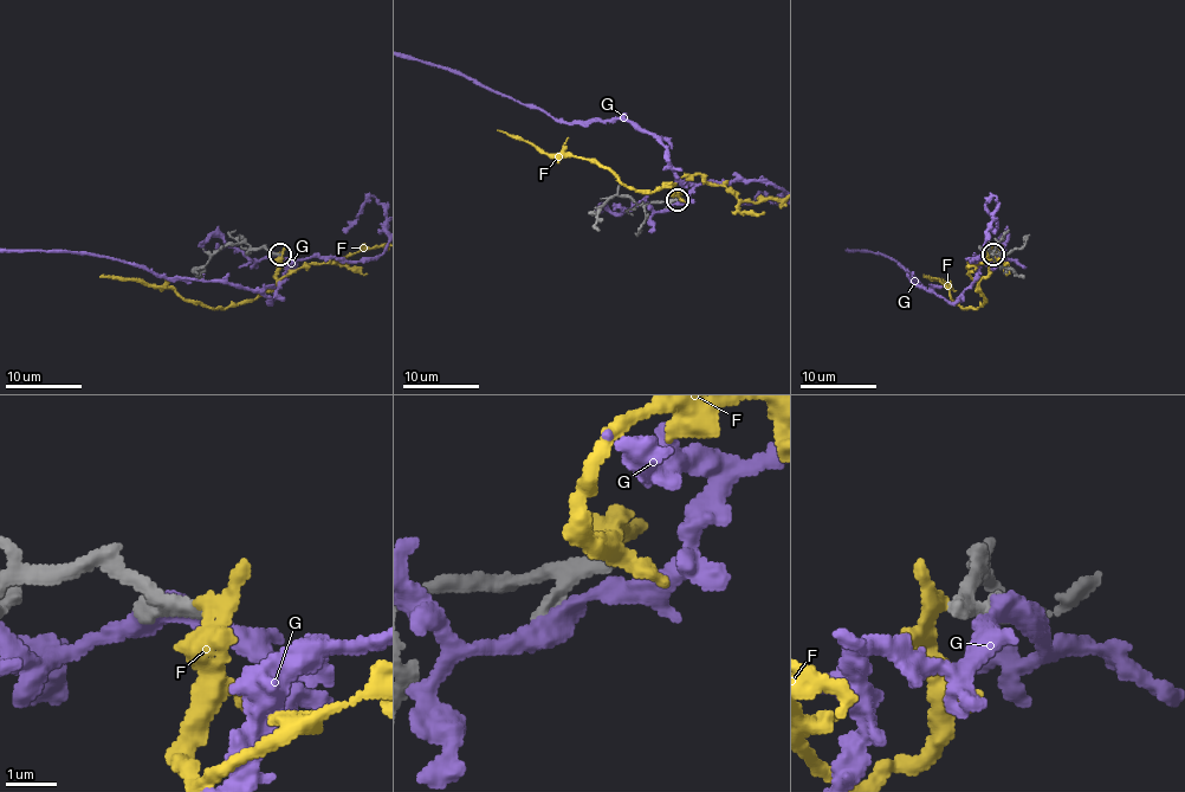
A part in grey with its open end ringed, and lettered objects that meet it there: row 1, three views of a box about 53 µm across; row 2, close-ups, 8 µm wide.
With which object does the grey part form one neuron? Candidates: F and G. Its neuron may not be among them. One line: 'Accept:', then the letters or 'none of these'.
Accept: none of these

